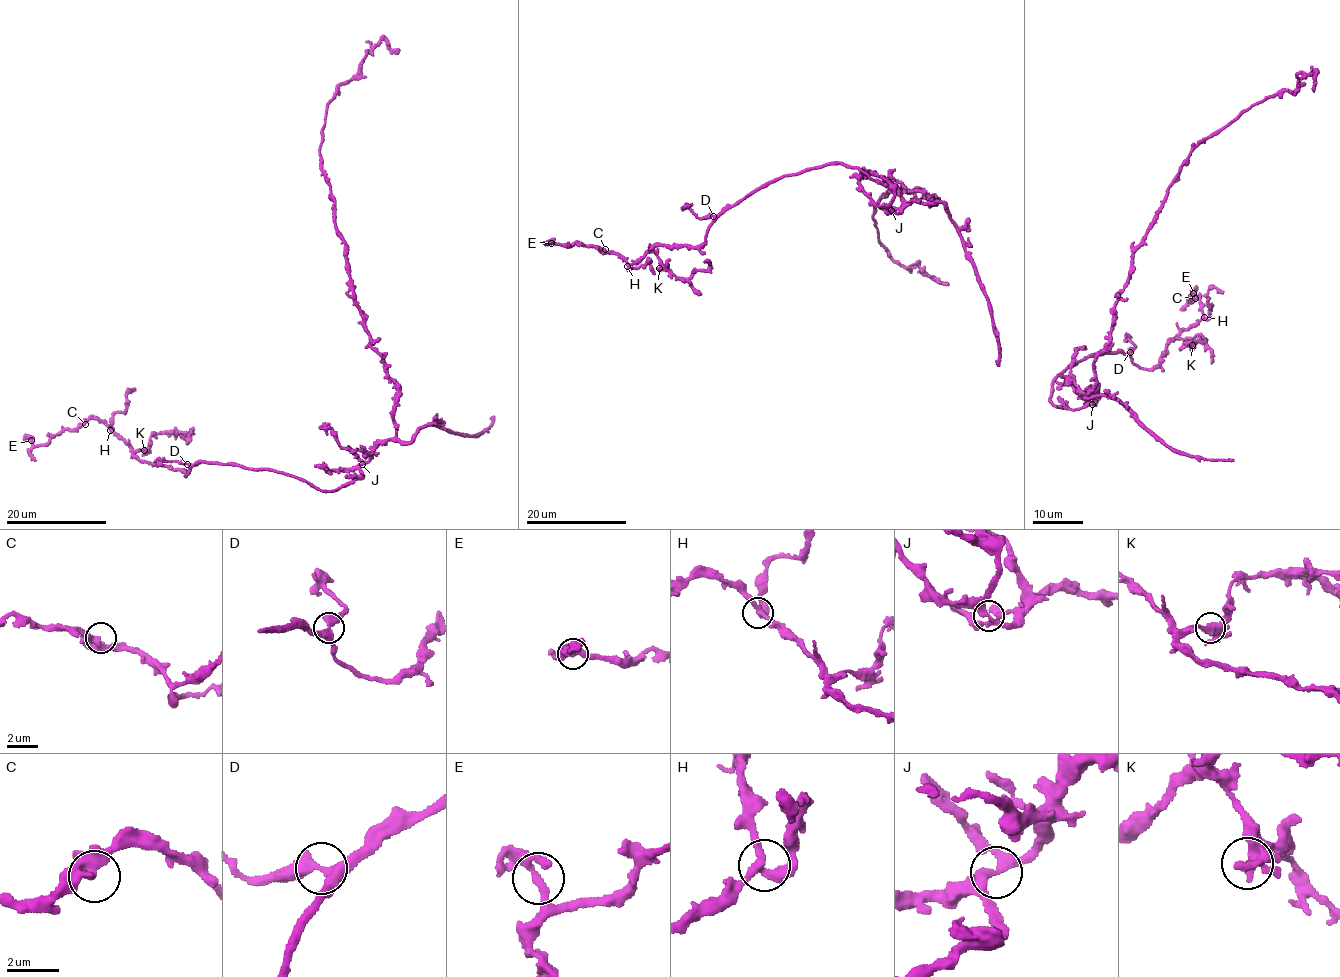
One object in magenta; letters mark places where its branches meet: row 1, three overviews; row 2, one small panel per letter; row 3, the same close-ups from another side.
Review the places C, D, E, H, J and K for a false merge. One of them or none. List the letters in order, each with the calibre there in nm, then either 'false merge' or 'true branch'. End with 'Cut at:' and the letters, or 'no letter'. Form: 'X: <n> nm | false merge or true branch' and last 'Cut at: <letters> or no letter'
C: 300 nm | true branch
D: 340 nm | true branch
E: 260 nm | true branch
H: 300 nm | true branch
J: 280 nm | true branch
K: 280 nm | true branch
Cut at: no letter

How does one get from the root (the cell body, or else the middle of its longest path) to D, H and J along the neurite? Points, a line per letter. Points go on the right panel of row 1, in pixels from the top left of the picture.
D: (1089, 390), (1095, 403), (1092, 405), (1068, 409), (1050, 399), (1054, 381), (1067, 367), (1093, 353), (1130, 352)
H: (1089, 390), (1092, 405), (1068, 409), (1050, 399), (1058, 374), (1092, 353), (1118, 350), (1153, 368), (1204, 317)
J: (1089, 390), (1095, 403), (1092, 405)

